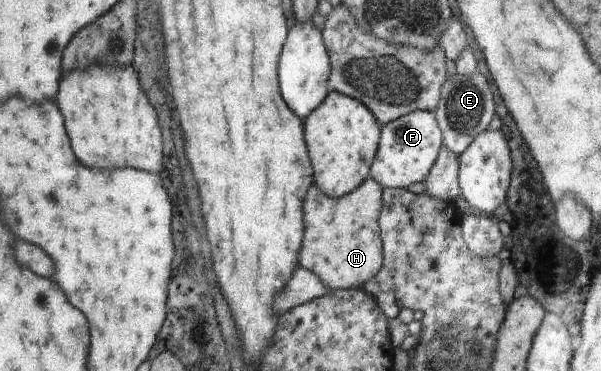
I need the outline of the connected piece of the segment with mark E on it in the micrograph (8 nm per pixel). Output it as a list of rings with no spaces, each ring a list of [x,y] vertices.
[[[478,69],[472,75],[458,75],[458,73],[449,75],[447,81],[443,83],[438,109],[434,112],[442,129],[443,146],[460,155],[476,135],[487,129],[496,113],[490,82]]]

